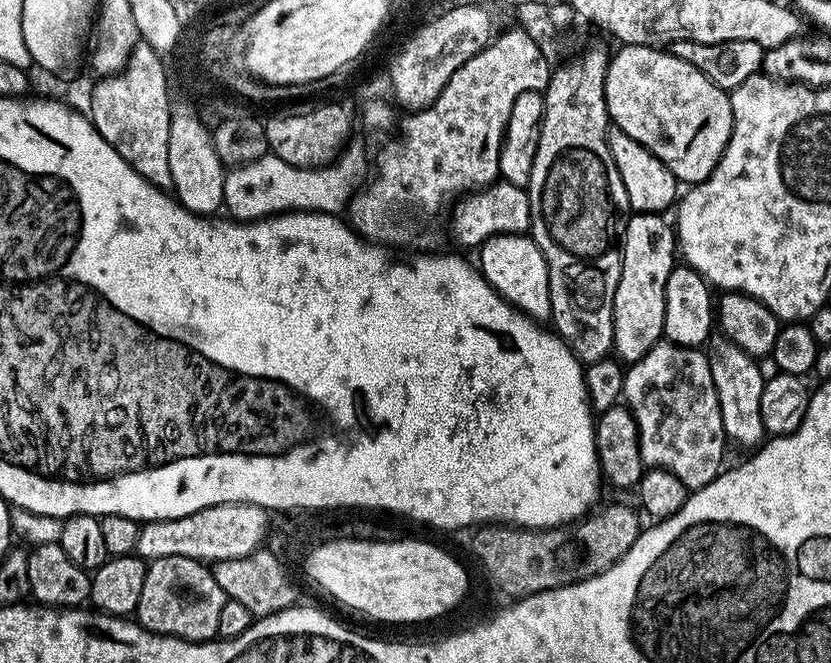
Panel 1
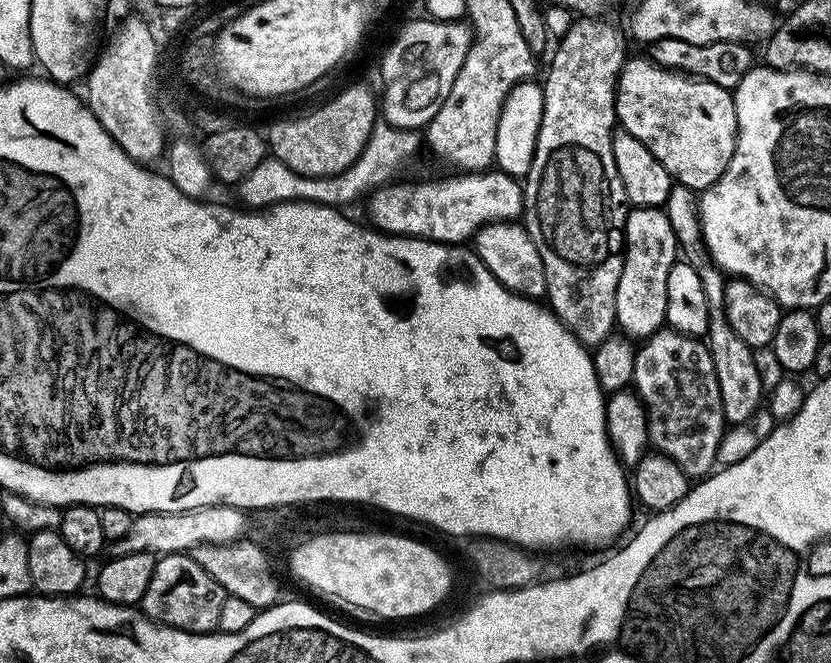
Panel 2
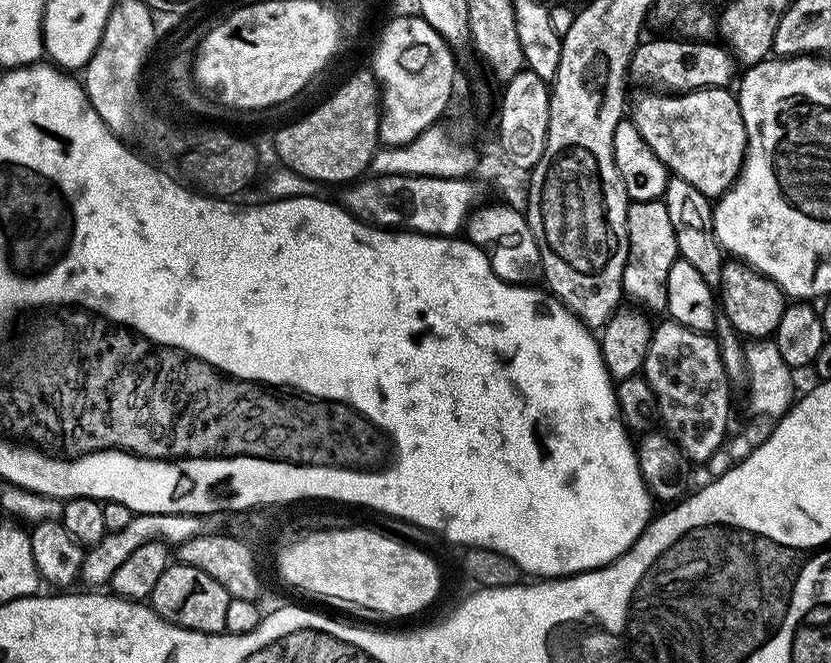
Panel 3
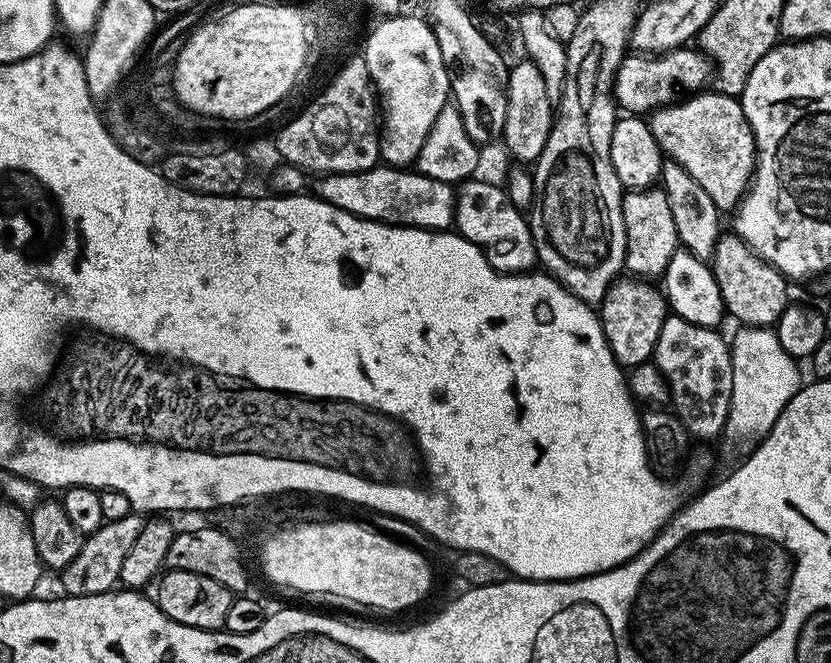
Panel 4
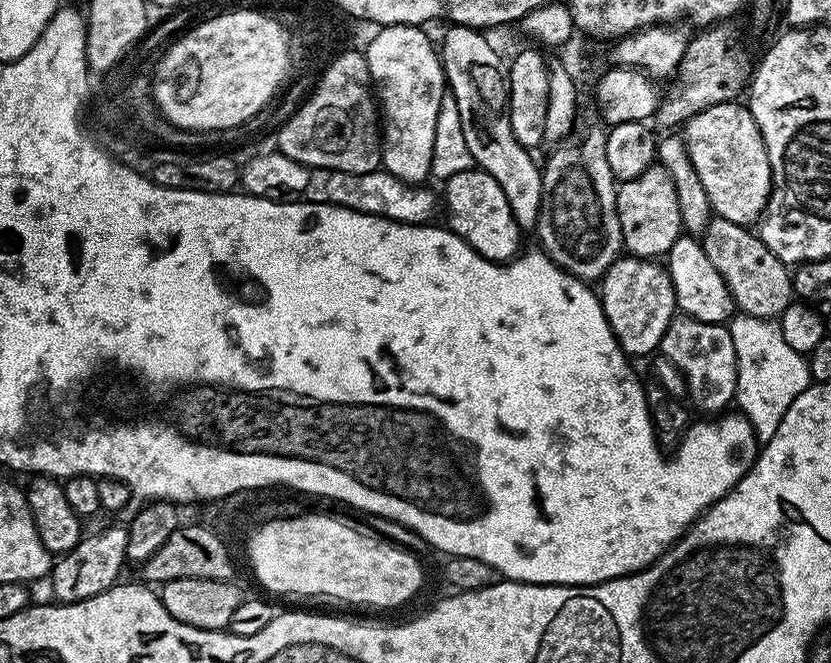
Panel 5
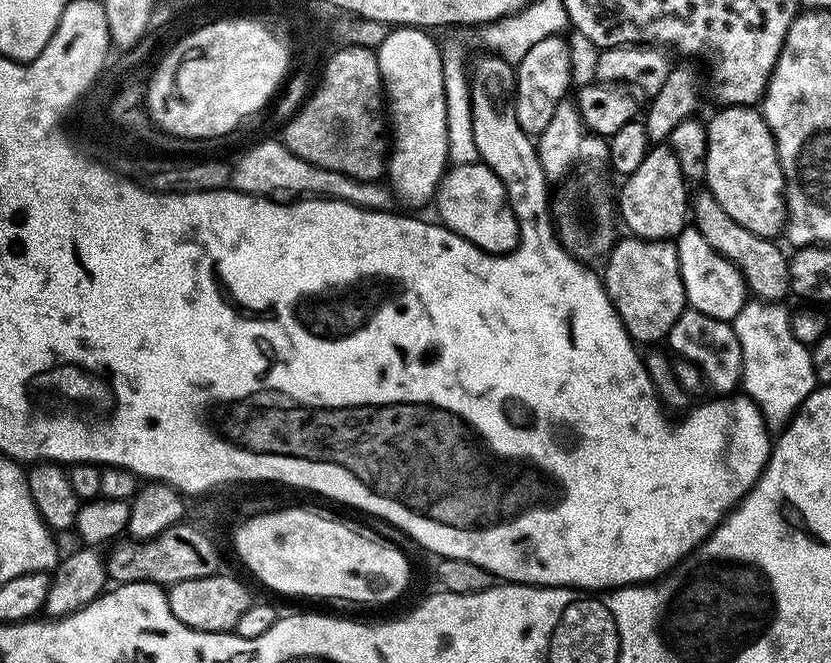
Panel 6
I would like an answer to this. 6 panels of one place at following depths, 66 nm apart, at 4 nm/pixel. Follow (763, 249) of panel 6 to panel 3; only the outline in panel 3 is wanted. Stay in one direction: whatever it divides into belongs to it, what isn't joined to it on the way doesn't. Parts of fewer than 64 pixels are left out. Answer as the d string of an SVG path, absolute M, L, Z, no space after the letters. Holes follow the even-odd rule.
M732 258L721 270L718 304L737 336L749 341L759 341L775 337L786 307L786 297L783 290L770 278L766 278L743 260Z

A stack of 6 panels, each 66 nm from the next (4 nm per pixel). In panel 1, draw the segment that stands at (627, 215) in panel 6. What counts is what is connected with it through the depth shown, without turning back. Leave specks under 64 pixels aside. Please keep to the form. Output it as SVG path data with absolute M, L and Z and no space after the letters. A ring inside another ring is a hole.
M654 212L629 215L620 253L618 290L614 290L614 334L612 347L615 359L625 365L638 362L664 336L666 318L666 282L678 264L678 245L671 223Z

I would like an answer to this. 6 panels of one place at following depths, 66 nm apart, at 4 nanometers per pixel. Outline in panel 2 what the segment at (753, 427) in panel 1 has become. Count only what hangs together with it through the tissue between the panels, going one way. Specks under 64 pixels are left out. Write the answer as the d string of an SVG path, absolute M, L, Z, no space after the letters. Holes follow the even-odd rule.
M675 185L664 209L667 217L670 218L671 226L674 227L677 245L683 257L694 267L695 273L701 279L702 290L705 291L708 318L706 343L714 358L714 374L718 374L718 390L722 394L724 419L732 426L745 423L761 407L766 389L762 378L759 377L758 366L755 364L755 351L750 346L746 346L746 342L742 342L738 334L734 334L734 329L726 318L724 309L726 276L709 258L708 251L704 247L697 195L693 189Z

